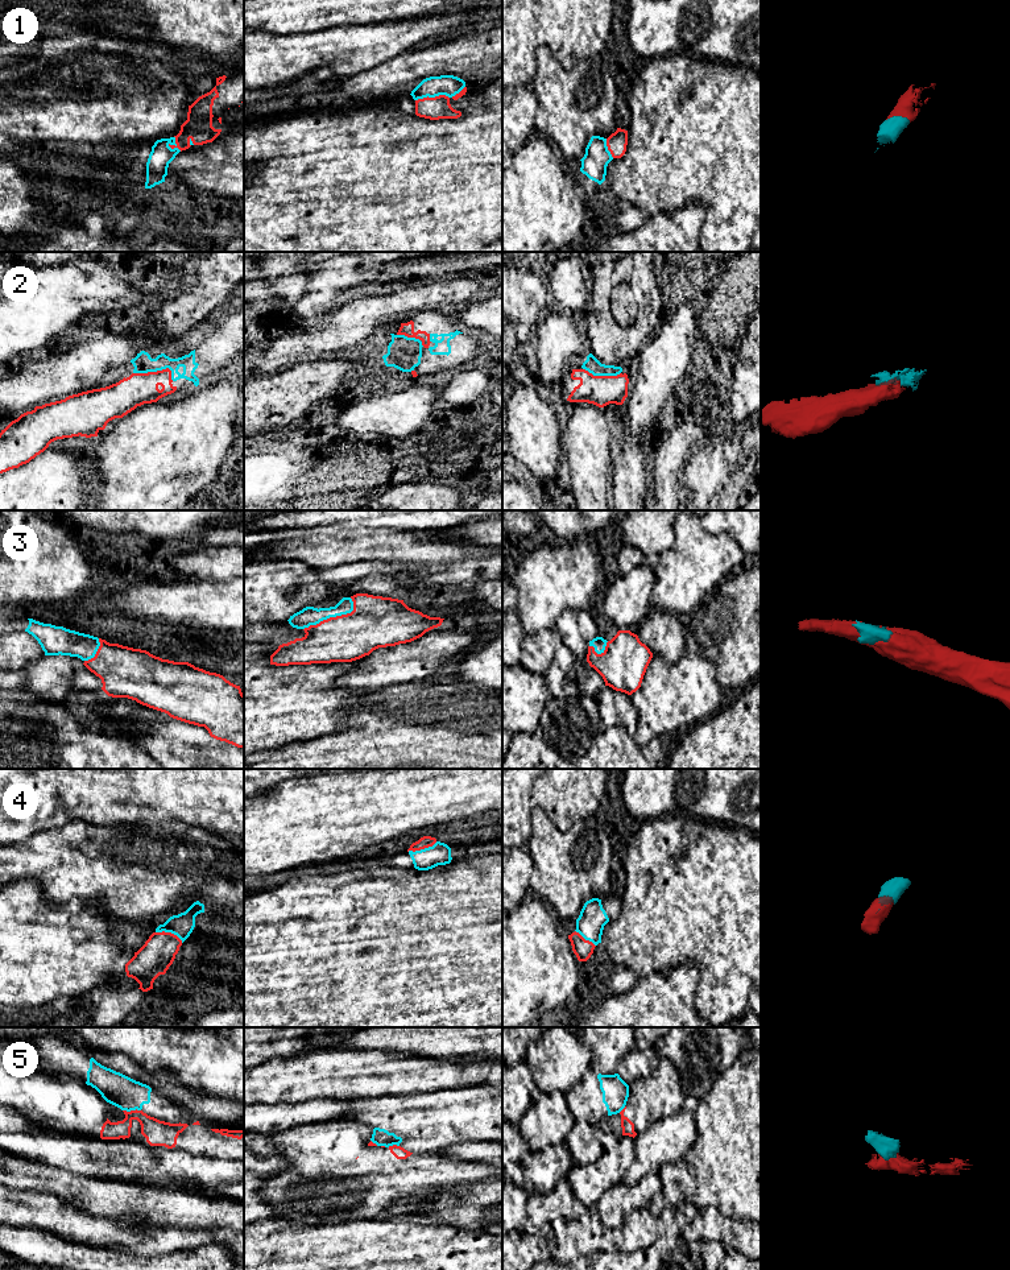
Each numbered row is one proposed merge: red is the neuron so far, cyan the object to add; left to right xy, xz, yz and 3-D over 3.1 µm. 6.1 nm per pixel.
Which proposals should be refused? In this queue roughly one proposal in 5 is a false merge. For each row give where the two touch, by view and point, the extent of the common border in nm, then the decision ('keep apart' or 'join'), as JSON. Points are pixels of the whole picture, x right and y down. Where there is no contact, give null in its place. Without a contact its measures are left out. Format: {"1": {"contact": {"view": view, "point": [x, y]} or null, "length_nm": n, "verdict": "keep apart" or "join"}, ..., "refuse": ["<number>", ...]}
{"1": {"contact": {"view": "xz", "point": [431, 98]}, "length_nm": 200, "verdict": "join"}, "2": {"contact": {"view": "xy", "point": [157, 371]}, "length_nm": 260, "verdict": "join"}, "3": {"contact": {"view": "xz", "point": [332, 617]}, "length_nm": 360, "verdict": "join"}, "4": {"contact": {"view": "xz", "point": [422, 848]}, "length_nm": 190, "verdict": "join"}, "5": {"contact": {"view": "xy", "point": [132, 1111]}, "length_nm": 110, "verdict": "keep apart"}, "refuse": ["5"]}

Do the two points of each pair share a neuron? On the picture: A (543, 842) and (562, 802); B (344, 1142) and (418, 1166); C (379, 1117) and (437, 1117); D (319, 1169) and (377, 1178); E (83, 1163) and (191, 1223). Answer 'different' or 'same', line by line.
A: different
B: same
C: same
D: same
E: different

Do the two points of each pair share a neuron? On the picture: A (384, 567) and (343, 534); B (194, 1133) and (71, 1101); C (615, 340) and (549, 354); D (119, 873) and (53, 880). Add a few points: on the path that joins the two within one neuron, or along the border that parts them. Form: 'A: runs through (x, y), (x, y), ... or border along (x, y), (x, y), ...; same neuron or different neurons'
A: border along (405, 562), (352, 561), (344, 565); different neurons
B: runs through (164, 1132), (156, 1132), (140, 1116), (102, 1120); same neuron
C: border along (580, 322), (583, 336), (588, 346); different neurons
D: runs through (103, 873), (69, 873); same neuron

